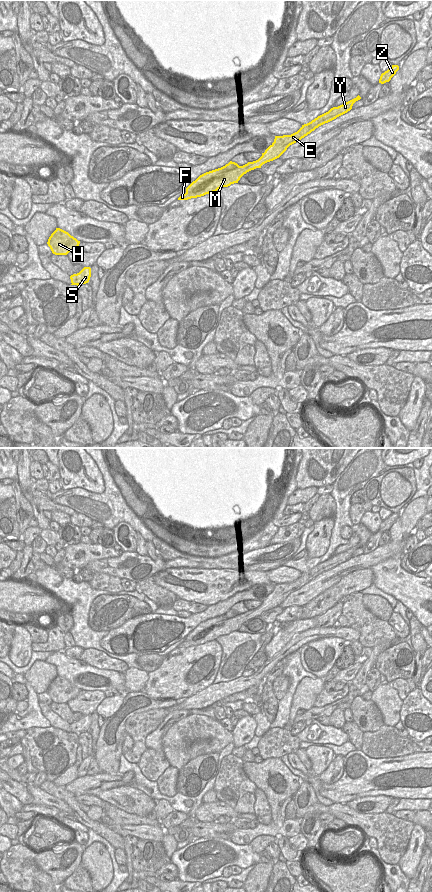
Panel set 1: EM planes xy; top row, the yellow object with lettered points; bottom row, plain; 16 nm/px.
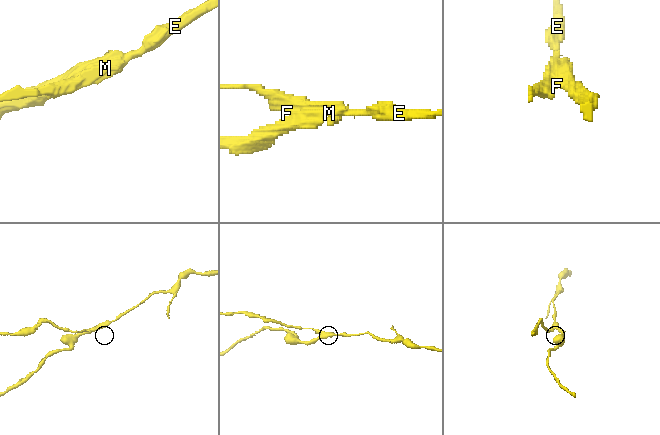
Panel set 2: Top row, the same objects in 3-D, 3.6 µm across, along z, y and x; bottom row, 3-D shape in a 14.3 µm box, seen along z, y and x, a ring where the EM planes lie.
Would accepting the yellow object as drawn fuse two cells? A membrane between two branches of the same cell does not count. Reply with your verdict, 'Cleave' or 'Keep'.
Cleave

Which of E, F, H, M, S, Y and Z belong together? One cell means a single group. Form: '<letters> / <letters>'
E F M Y Z / H S

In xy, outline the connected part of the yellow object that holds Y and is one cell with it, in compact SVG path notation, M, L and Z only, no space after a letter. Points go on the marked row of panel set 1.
M358 95L356 98L338 107L331 108L328 112L318 116L311 122L302 125L297 132L291 135L275 136L274 142L265 150L264 153L262 153L262 156L258 160L248 162L247 164L239 166L234 170L222 173L212 179L210 183L206 182L196 187L193 192L184 193L178 198L178 200L188 200L191 198L201 197L206 194L216 192L222 187L228 187L231 184L238 183L240 178L247 172L256 168L261 168L263 164L279 158L290 145L300 141L319 126L328 123L350 111L353 104L360 99L361 97Z

